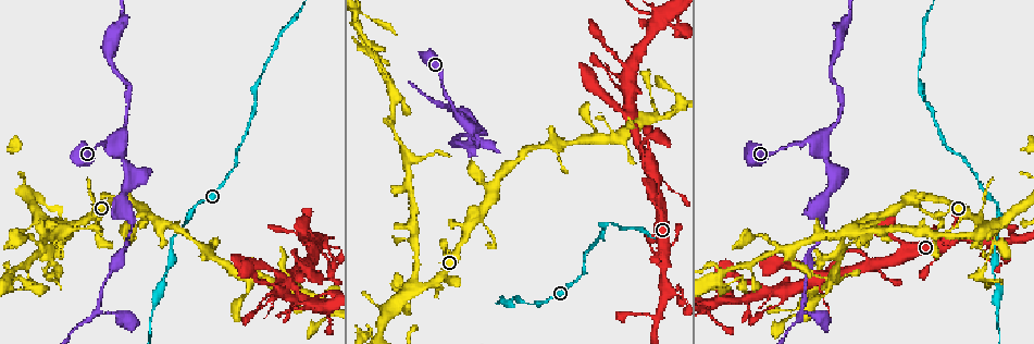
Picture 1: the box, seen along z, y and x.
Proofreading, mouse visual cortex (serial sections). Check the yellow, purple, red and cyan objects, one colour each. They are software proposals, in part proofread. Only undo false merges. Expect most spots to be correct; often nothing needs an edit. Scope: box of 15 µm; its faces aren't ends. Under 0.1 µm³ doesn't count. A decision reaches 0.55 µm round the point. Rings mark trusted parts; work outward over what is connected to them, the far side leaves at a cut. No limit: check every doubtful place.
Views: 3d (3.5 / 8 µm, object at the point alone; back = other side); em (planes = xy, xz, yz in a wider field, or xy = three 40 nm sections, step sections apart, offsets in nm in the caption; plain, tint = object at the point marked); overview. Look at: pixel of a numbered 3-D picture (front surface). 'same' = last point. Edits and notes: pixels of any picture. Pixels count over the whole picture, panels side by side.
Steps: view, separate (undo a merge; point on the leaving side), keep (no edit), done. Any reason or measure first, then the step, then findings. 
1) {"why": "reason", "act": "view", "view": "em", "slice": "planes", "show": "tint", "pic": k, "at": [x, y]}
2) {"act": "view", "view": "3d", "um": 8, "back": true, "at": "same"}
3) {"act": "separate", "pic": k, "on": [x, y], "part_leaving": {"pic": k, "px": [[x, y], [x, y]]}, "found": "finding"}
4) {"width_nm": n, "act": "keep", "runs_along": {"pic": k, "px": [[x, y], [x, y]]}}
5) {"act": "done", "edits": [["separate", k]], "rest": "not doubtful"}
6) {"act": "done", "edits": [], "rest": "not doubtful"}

{"why": "arms part here", "act": "view", "view": "3d", "um": 8, "back": true, "pic": 1, "at": [800, 310]}

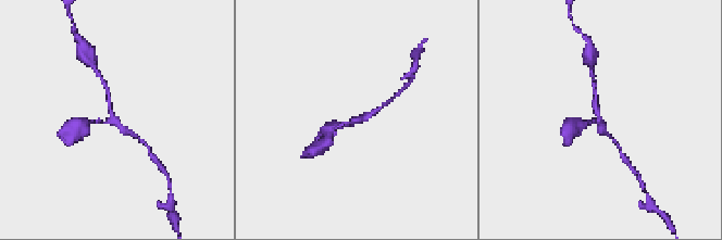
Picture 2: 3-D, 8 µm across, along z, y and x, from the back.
{"why": "shape alone is not enough", "act": "view", "view": "em", "slice": "planes", "show": "tint", "pic": 2, "at": [597, 119]}

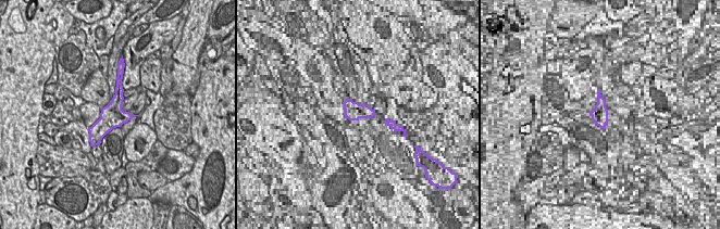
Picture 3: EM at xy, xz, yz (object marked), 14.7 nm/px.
{"width_nm": 340, "act": "keep", "runs_along": {"pic": 2, "px": [[107, 88], [110, 121], [85, 124]]}, "found": "one cell here"}

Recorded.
{"act": "view", "view": "3d", "um": 8, "pic": 1, "at": [444, 280]}

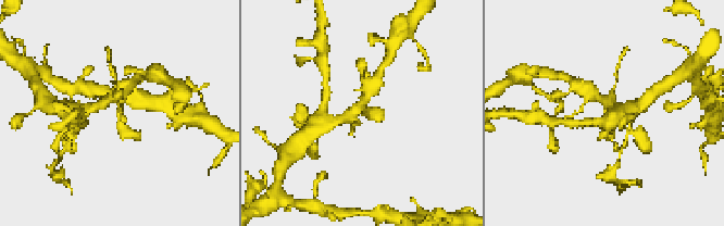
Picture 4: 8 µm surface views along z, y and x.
{"act": "view", "view": "3d", "um": 3.5, "back": true, "pic": 4, "at": [360, 113]}

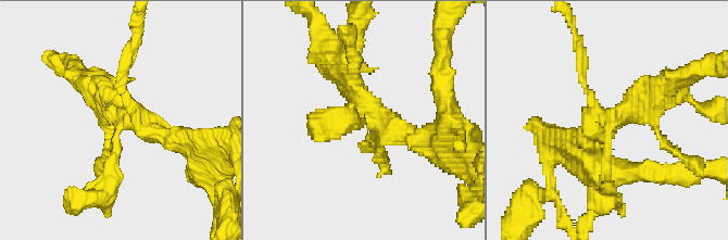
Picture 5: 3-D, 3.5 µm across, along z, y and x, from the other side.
{"act": "keep", "runs_along": {"pic": 5, "px": [[652, 96], [607, 129], [607, 196]]}, "found": "all the same cell"}

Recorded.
{"why": "abrupt turn", "act": "view", "view": "3d", "um": 3.5, "pic": 1, "at": [48, 273]}

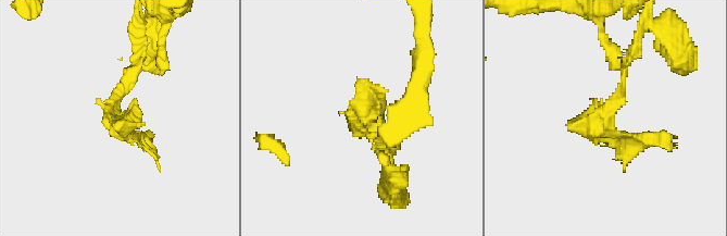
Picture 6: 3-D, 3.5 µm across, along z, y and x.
{"why": "need the tissue", "act": "view", "view": "em", "slice": "xy", "step": 1, "show": "tint", "pic": 6, "at": [114, 111]}

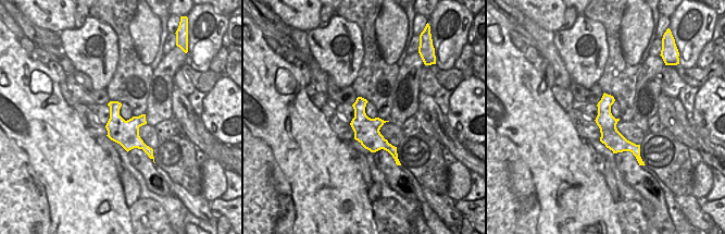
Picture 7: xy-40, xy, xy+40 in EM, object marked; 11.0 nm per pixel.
{"why": "another direction", "act": "view", "view": "em", "slice": "xy", "step": 3, "show": "tint", "at": "same"}

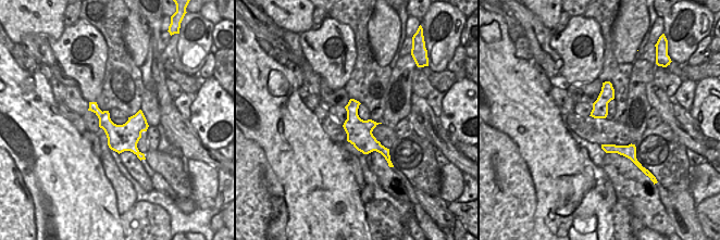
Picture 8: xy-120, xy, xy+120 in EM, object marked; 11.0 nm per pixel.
{"act": "keep", "found": "continuous, no second cell"}

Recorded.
{"act": "done", "edits": [], "rest": "not doubtful"}

